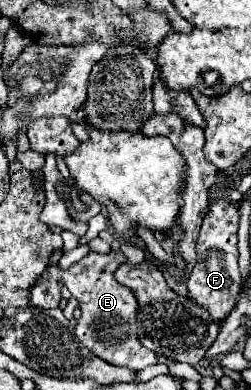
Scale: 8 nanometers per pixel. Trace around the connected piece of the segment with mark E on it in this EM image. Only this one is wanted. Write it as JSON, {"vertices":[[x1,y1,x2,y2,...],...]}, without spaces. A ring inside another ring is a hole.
{"vertices":[[91,251,79,263,71,265,69,269,59,269,57,265,47,267,41,277,37,277,35,287,29,293,29,305,39,309,55,307,55,291,59,291,59,283,67,285,71,295,79,301,81,319,75,325,77,339,99,359,111,365,123,365,131,371,141,371,149,365,157,365,157,355,143,347,139,337,135,337,135,321,137,321,137,299,131,289,121,285,115,279,115,271,123,265,127,257,121,251,111,251,107,255],[99,325,99,329,95,329]]}

